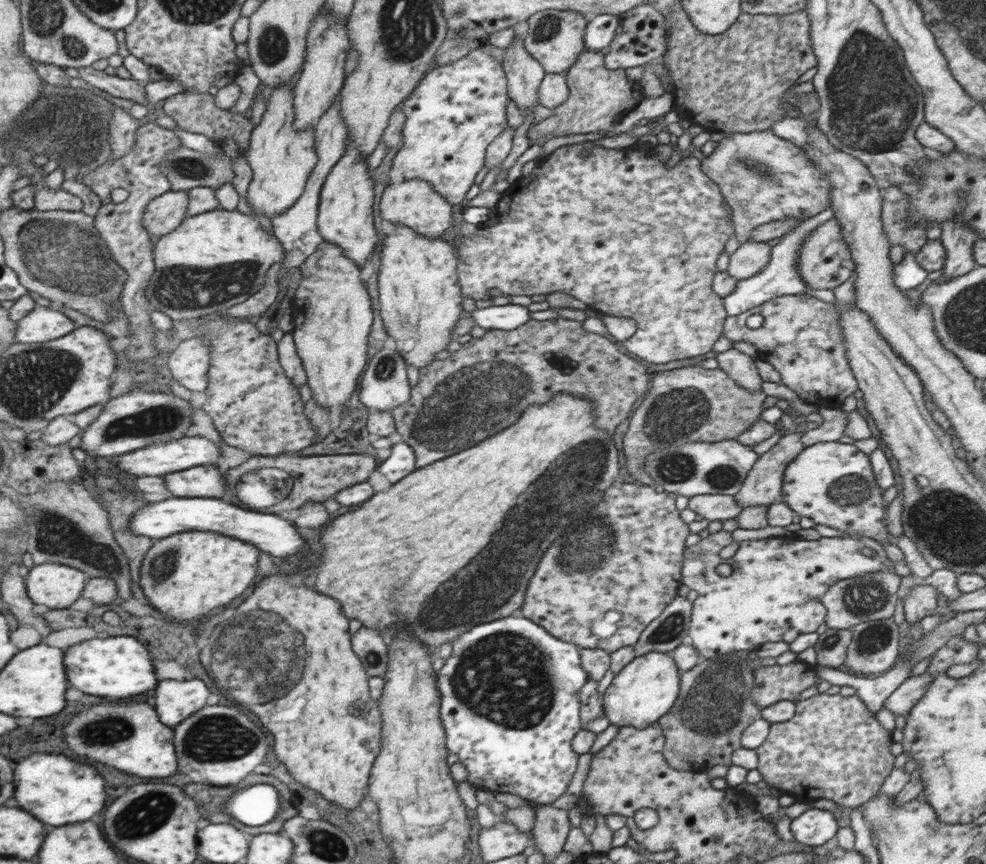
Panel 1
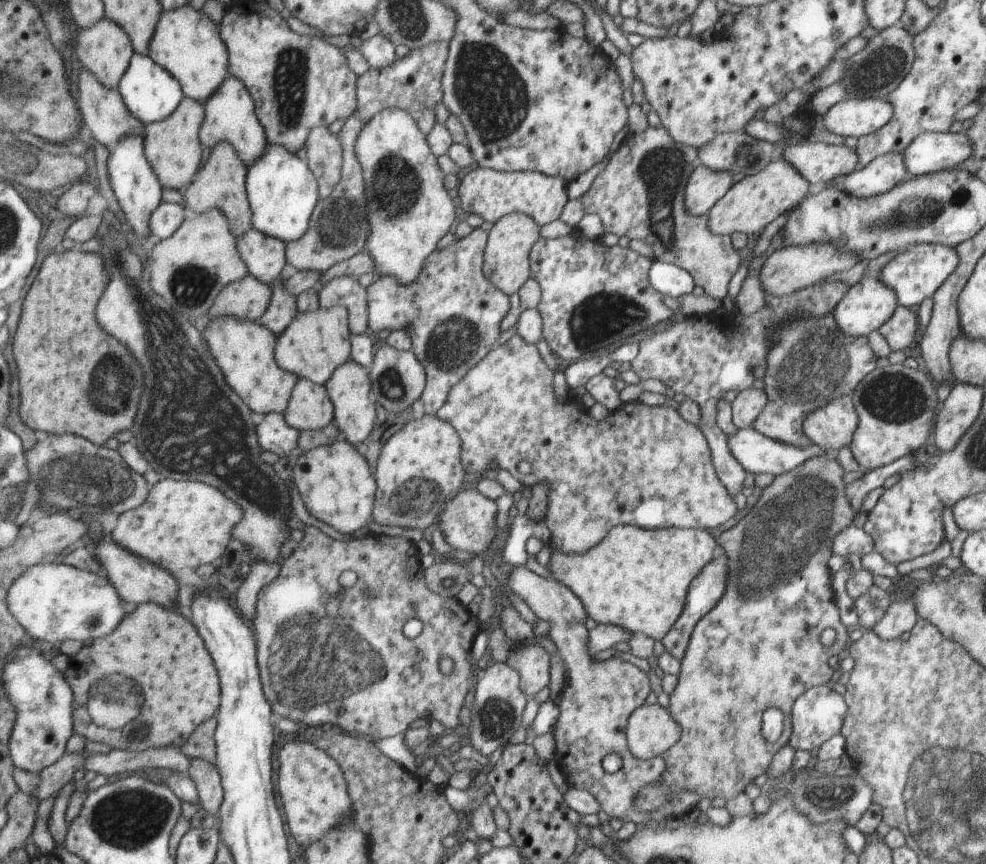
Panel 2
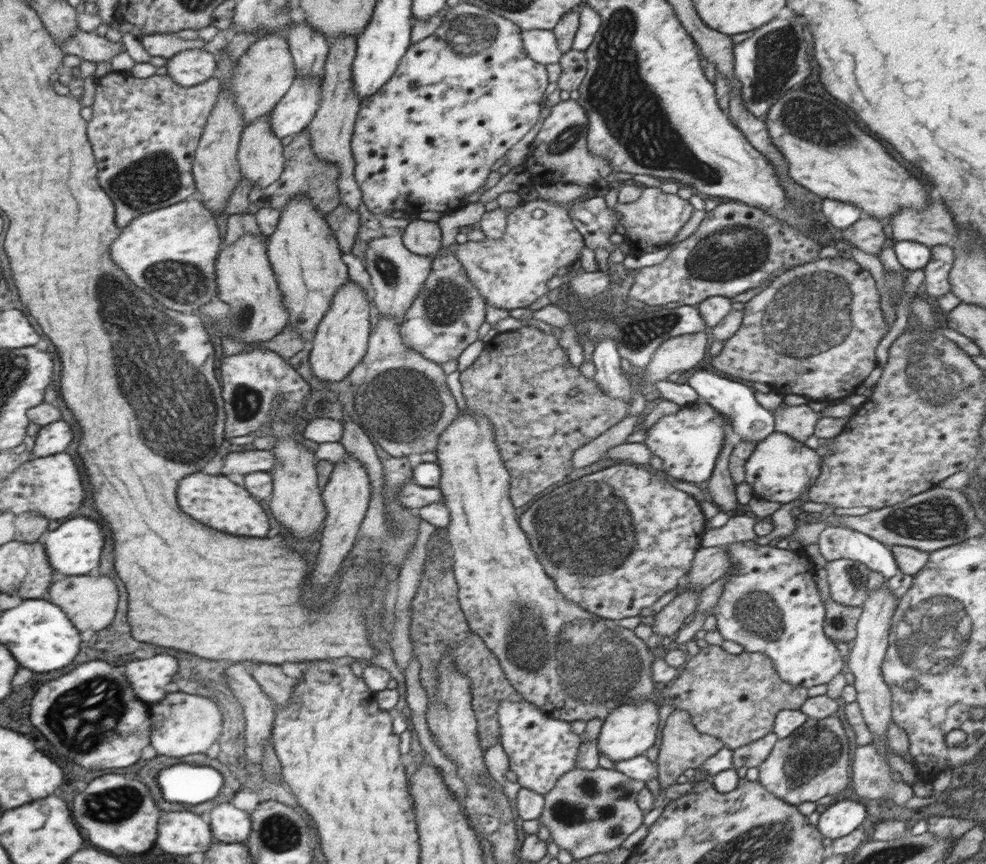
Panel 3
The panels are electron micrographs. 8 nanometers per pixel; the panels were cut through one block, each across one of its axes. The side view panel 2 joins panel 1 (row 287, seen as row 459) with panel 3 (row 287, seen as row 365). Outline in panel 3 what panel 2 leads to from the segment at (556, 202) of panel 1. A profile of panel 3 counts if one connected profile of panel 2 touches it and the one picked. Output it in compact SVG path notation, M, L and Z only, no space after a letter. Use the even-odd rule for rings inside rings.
M540 198L522 202L509 212L504 236L500 240L492 240L492 238L487 237L481 241L468 240L459 244L453 254L458 256L458 261L462 262L462 267L470 275L474 287L480 289L480 294L486 298L490 305L509 311L515 308L526 308L548 292L546 284L556 274L558 268L568 267L573 260L580 260L578 254L582 250L582 244L580 244L578 229L574 228L574 225L572 216L568 216L564 204L555 202L548 204L548 201ZM540 208L545 211L545 215L540 219L532 217L532 211Z

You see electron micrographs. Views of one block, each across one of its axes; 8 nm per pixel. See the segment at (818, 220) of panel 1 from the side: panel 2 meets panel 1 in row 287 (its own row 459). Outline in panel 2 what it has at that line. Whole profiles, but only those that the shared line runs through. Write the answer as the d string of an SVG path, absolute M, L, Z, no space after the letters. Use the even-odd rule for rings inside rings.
M750 427L749 429L737 429L736 434L728 436L730 450L733 451L734 458L737 458L738 464L744 468L746 472L754 474L771 474L776 476L785 472L794 470L803 462L818 458L818 456L829 456L829 452L820 446L812 443L812 446L797 447L790 446L790 443L778 442L766 435L758 434L757 430Z

